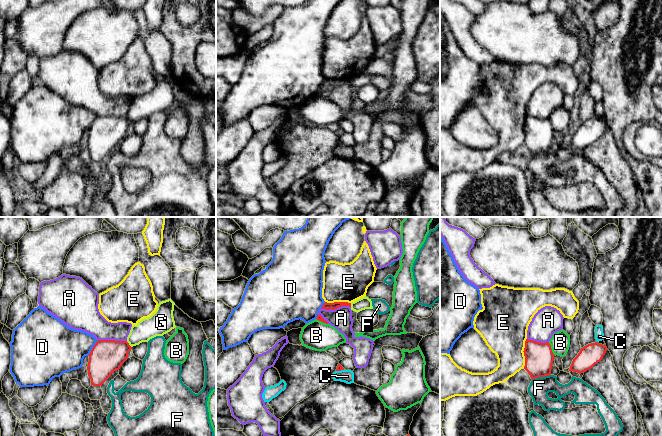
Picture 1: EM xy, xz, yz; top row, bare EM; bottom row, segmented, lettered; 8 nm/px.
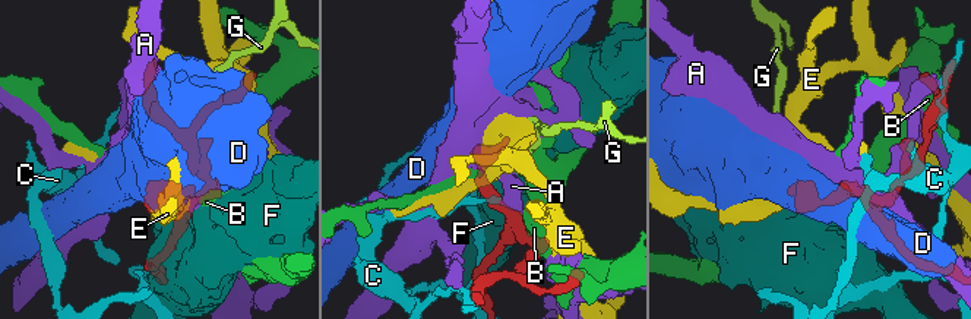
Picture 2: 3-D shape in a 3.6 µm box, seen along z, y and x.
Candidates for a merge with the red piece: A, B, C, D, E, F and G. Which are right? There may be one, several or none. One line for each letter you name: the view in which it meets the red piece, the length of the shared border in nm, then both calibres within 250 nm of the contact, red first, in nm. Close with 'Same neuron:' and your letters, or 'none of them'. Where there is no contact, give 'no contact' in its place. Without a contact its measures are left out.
Same neuron: none of them

